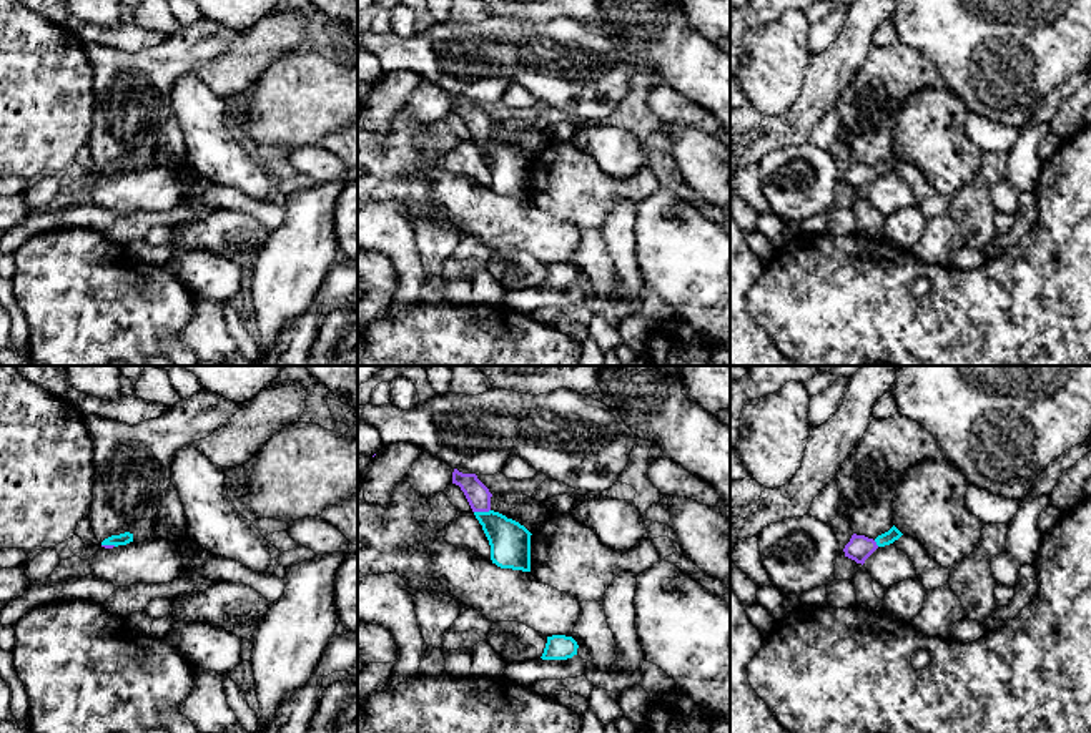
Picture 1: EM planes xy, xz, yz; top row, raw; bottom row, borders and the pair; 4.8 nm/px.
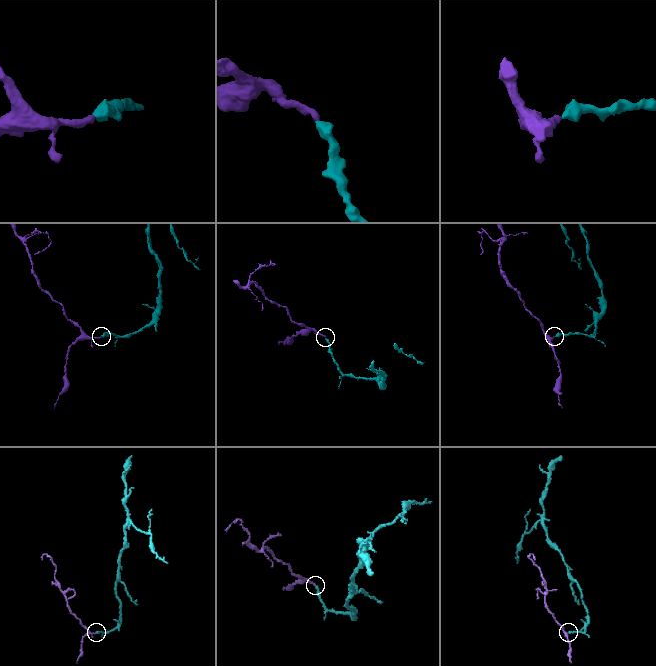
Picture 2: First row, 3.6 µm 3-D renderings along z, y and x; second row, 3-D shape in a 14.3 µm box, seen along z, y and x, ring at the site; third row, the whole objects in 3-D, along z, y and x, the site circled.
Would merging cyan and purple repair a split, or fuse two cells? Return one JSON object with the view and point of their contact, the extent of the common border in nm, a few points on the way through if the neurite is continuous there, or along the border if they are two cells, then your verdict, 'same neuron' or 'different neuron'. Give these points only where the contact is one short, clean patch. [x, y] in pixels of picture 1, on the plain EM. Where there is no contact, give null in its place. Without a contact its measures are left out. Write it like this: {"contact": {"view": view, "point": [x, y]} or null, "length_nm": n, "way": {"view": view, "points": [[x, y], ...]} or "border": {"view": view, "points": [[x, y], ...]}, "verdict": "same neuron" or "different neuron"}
{"contact": {"view": "xz", "point": [481, 140]}, "length_nm": 80, "way": {"view": "xz", "points": [[509, 168], [481, 140], [478, 123]]}, "verdict": "same neuron"}

